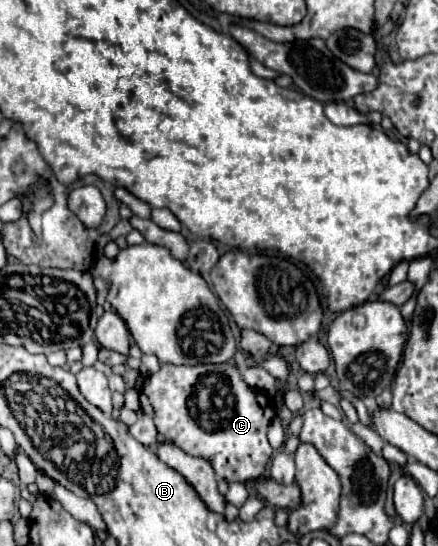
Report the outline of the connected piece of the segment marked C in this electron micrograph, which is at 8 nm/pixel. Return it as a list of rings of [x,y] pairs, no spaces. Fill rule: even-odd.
[[[163,364],[159,372],[145,380],[141,400],[149,402],[157,432],[173,440],[183,452],[211,462],[217,476],[227,482],[253,482],[263,476],[273,454],[267,442],[267,428],[275,416],[275,406],[249,388],[235,364]]]

